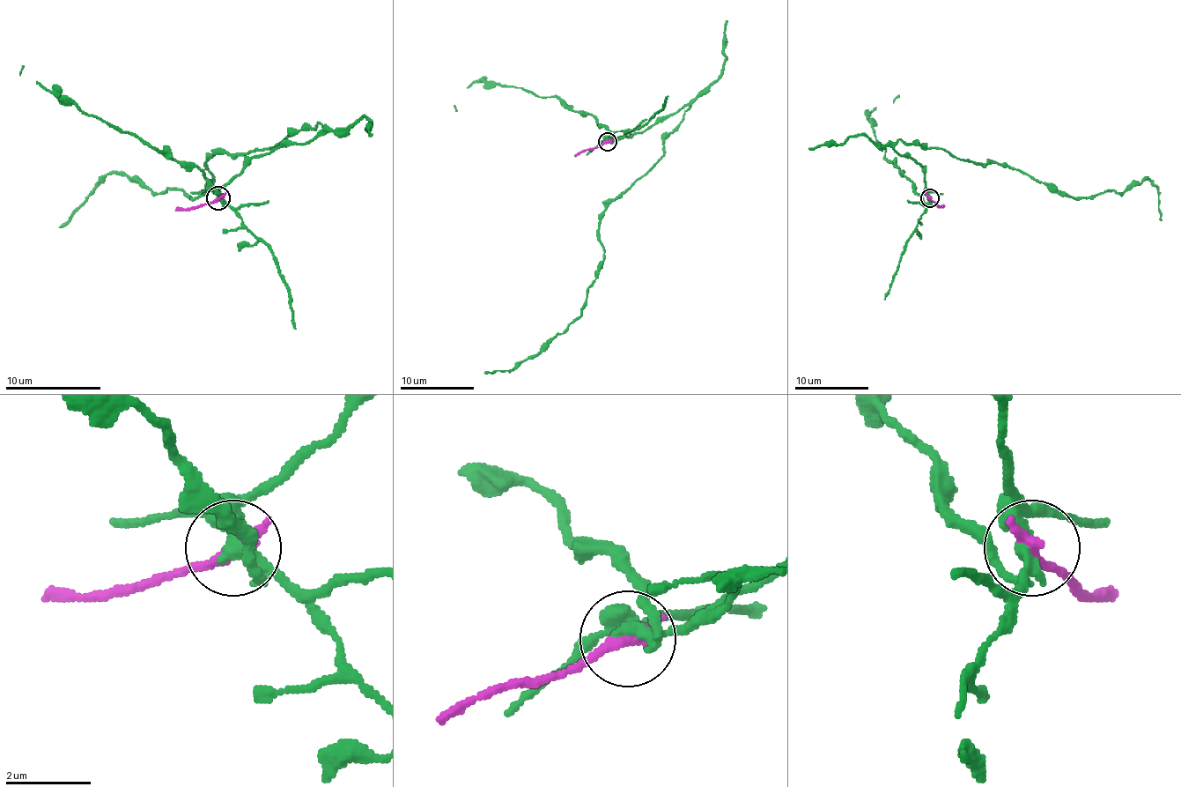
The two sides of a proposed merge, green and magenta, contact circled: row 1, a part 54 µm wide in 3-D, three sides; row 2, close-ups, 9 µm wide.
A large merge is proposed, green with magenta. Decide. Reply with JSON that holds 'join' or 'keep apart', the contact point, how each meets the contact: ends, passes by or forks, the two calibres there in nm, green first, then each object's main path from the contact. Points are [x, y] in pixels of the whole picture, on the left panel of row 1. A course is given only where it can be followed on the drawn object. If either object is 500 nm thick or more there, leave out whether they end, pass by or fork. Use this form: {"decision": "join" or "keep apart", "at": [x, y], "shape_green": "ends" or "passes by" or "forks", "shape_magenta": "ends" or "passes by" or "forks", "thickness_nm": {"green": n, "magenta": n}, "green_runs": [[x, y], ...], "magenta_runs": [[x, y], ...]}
{"decision": "keep apart", "at": [218, 198], "shape_green": "forks", "shape_magenta": "ends", "thickness_nm": {"green": 240, "magenta": 360}, "green_runs": [[218, 197], [254, 157], [324, 129], [217, 152], [197, 197], [109, 174], [59, 226]], "magenta_runs": [[218, 197], [190, 210], [175, 207]]}

